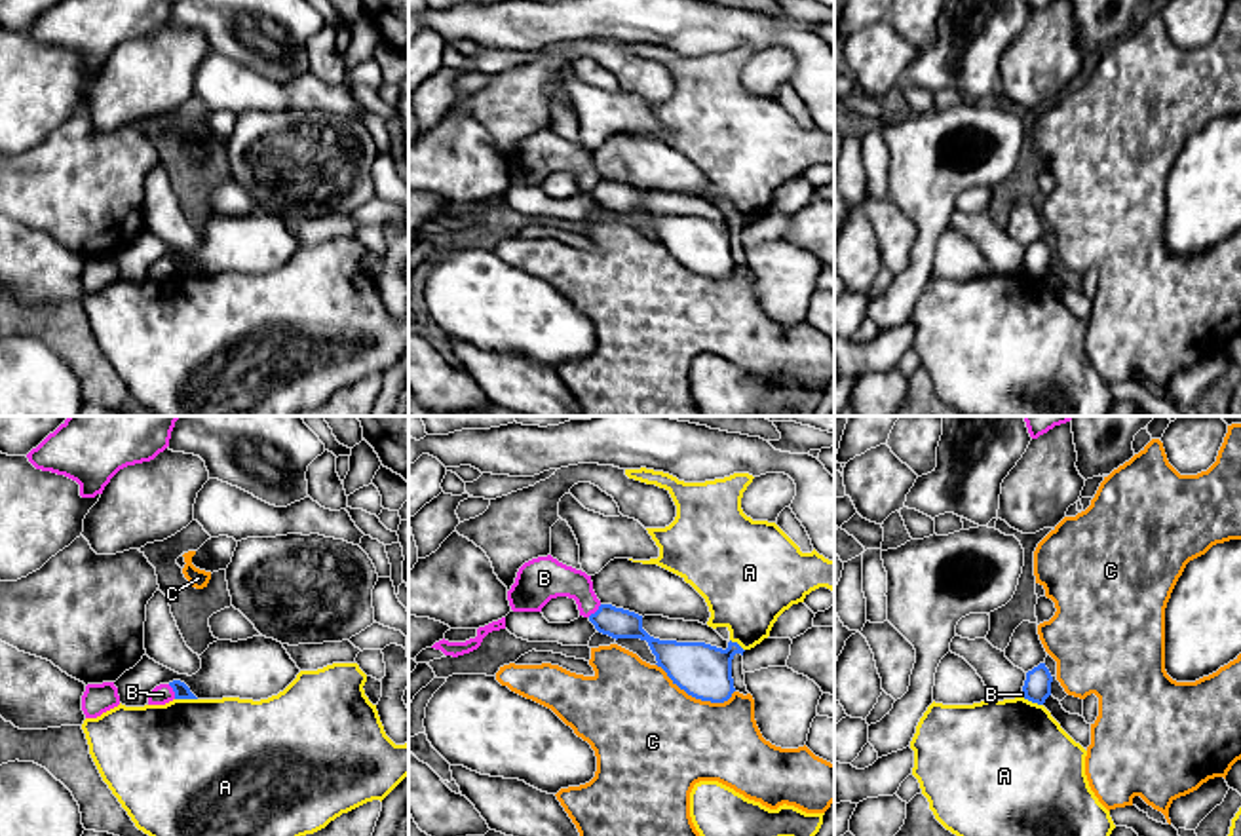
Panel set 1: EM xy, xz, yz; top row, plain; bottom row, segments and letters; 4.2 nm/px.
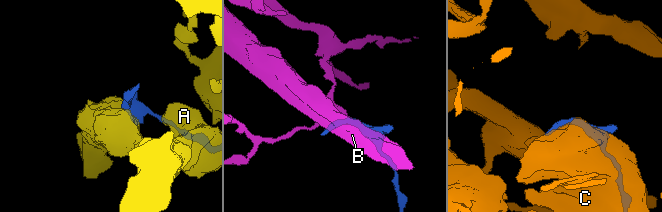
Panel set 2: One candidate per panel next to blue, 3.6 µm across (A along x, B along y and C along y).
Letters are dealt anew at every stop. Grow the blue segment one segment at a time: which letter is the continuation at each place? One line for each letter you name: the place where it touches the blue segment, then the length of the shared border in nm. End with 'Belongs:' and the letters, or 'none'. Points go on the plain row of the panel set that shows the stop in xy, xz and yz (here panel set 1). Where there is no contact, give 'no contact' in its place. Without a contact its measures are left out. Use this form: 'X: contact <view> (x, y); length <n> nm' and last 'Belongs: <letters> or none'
Belongs: none

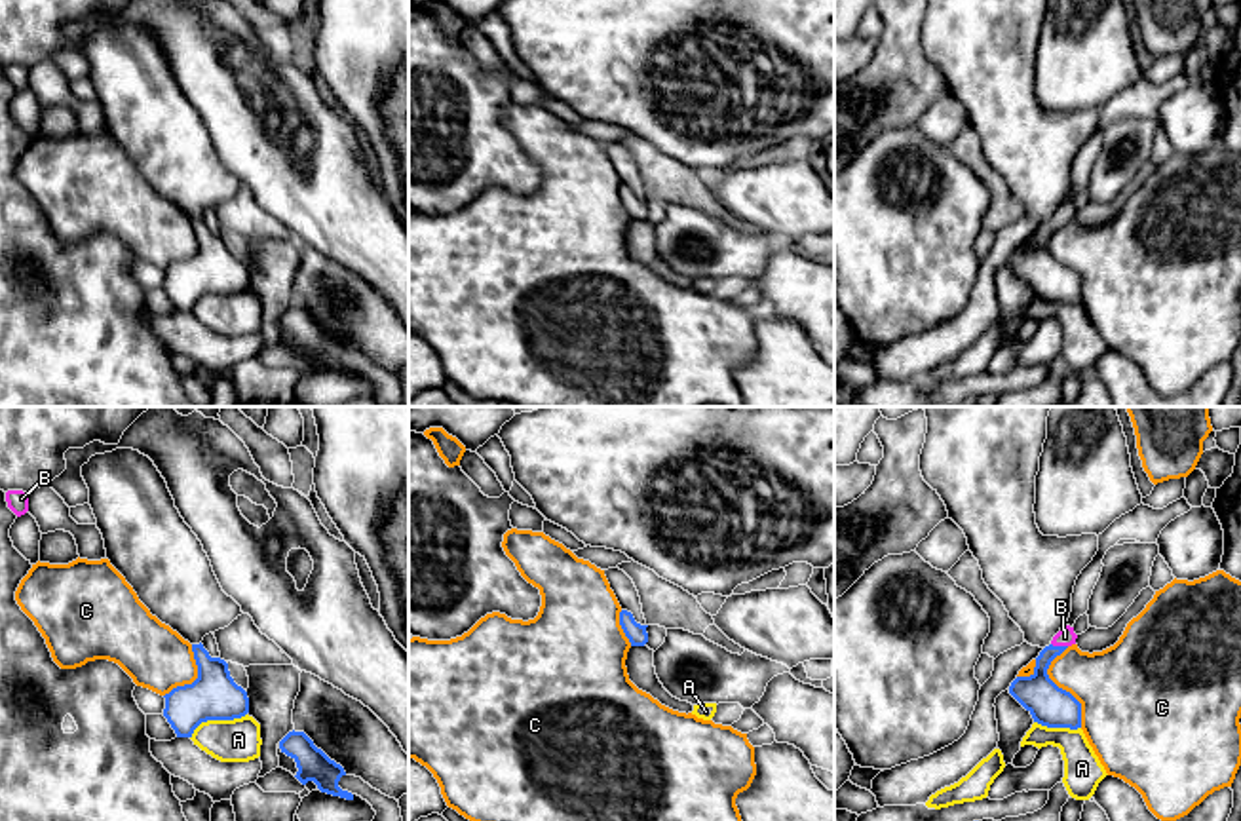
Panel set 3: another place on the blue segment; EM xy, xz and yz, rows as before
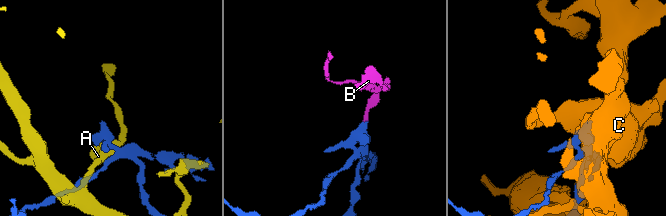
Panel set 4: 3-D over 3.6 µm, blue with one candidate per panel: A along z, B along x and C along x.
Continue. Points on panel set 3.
B: contact yz (1059, 221); length 70 nm
Belongs: B

